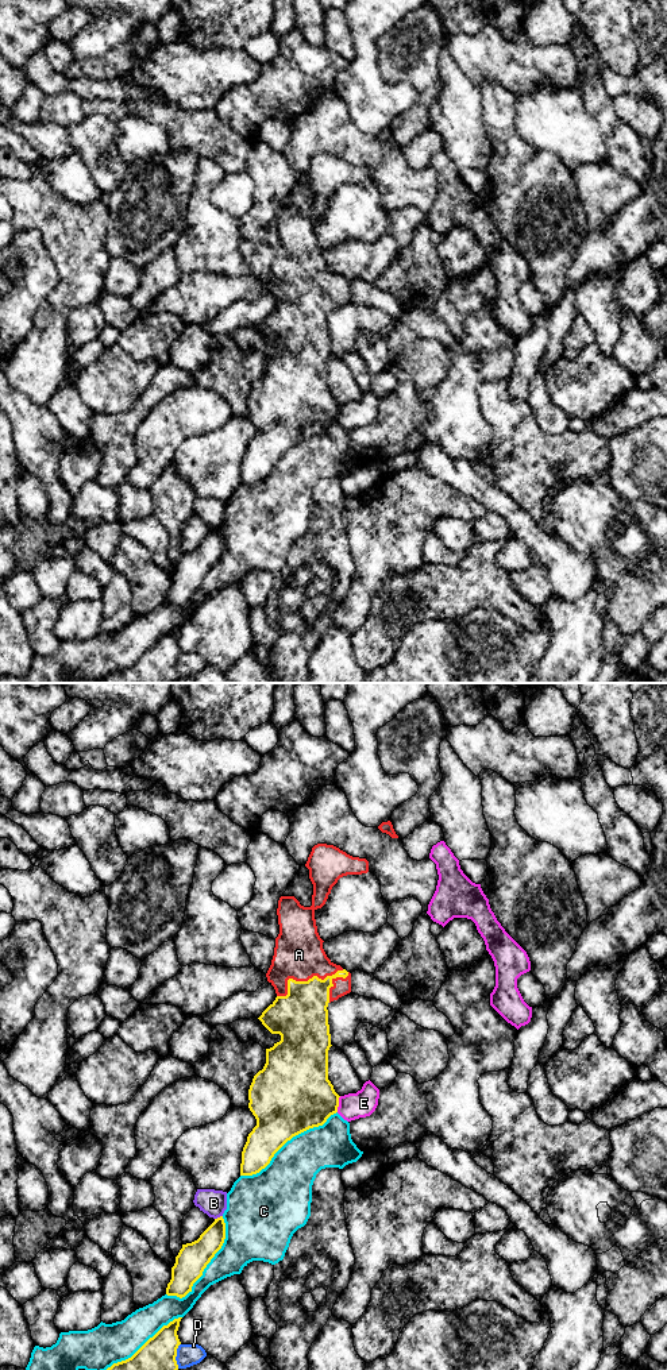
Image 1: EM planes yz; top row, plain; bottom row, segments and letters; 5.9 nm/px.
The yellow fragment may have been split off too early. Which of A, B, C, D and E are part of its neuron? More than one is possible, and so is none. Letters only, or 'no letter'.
A

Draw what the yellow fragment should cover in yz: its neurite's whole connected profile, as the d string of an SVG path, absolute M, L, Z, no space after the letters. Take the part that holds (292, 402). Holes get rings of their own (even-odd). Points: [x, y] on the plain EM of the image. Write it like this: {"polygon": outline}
{"polygon": "M317 153L305 175L313 193L312 215L301 215L294 205L281 205L278 209L279 243L266 282L277 306L258 328L271 343L279 343L281 350L266 358L266 373L254 385L248 398L248 417L257 435L248 443L242 460L240 485L259 482L288 449L323 435L339 416L340 405L328 389L328 359L332 354L327 316L351 301L351 282L327 266L315 220L325 213L340 186L367 182L369 170L352 166L334 154Z"}

